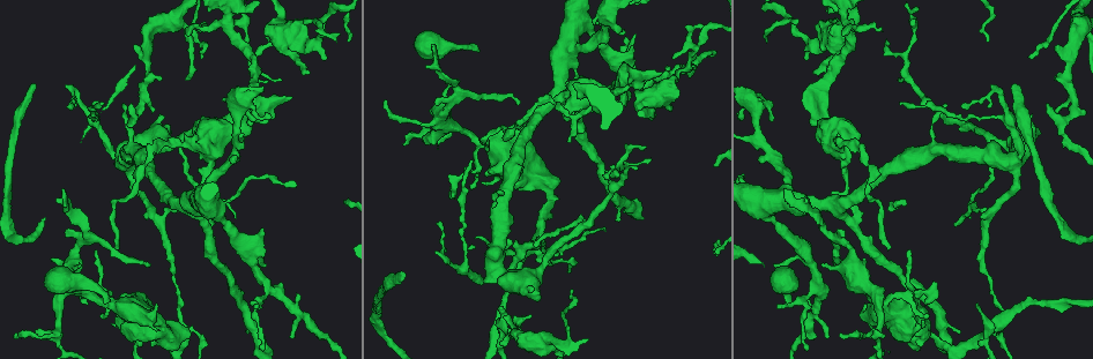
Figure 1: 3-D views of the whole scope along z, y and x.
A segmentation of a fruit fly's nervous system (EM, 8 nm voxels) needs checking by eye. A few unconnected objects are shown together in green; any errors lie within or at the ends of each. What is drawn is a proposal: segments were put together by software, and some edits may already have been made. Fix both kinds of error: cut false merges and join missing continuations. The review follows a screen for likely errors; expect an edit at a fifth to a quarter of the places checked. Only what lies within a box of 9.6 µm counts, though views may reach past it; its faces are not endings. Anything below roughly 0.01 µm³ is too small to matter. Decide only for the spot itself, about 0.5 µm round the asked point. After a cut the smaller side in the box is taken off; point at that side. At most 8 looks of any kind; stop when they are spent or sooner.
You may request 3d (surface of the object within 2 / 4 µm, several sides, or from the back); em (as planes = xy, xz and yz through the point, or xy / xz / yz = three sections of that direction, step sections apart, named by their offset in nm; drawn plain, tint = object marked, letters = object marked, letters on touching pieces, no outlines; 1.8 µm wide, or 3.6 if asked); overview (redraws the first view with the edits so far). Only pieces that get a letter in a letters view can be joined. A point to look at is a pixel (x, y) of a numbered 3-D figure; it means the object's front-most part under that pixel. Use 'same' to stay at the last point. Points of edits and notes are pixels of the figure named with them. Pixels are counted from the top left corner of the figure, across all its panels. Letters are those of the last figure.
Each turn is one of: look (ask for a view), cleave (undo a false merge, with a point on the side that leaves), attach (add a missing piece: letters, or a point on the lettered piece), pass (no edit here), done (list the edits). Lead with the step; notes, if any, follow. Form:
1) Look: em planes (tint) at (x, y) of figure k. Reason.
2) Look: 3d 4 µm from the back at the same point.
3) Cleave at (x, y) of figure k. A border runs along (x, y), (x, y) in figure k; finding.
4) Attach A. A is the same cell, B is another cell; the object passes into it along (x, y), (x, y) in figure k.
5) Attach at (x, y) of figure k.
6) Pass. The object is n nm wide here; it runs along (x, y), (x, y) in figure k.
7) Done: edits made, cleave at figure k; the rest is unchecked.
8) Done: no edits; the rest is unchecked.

Look: em xy step 4 (letters) at (289, 96) of figure 1. Branch stops here.

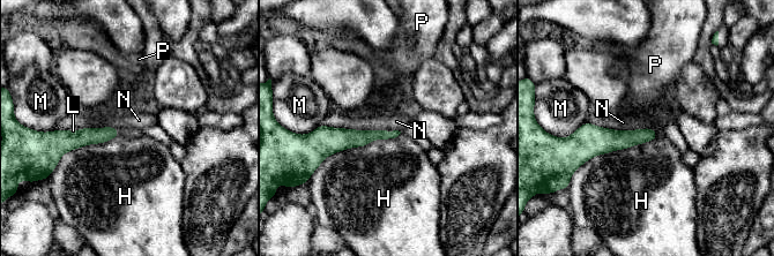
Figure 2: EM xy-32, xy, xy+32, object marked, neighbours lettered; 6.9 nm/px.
Look: em yz step 4 (letters) at the same point. Cut it another way.

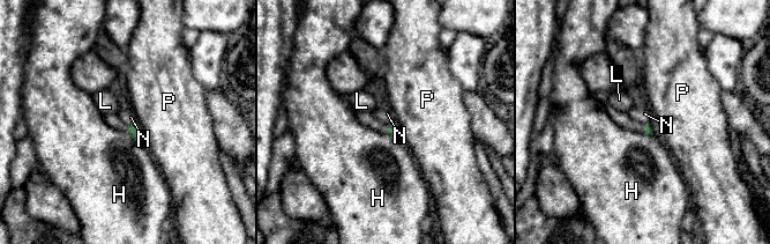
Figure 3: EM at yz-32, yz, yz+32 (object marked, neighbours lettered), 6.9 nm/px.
Pass. H, L, N and P are other cells; none of them fits.

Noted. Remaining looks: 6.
Look: 3d 2 µm at (151, 112) of figure 1. Branch stops here.

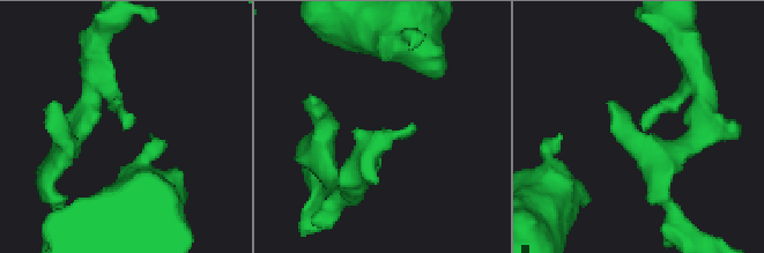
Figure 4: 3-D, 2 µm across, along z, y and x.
Look: em planes (letters) at (644, 127) of figure 4. Now the EM.

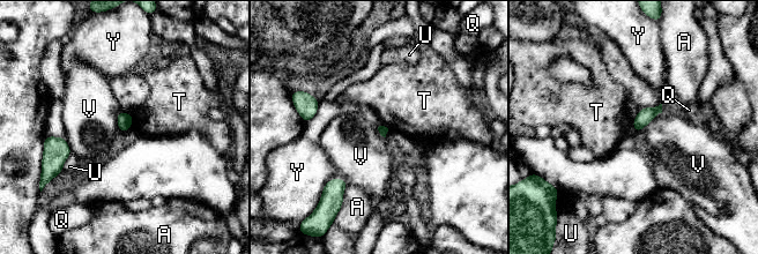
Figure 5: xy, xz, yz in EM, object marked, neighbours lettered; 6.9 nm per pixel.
Pass. A, Q, T, U, V and Y are other cells; a border runs along (121, 110), (117, 117), (120, 133) in figure 5; none of them fits.

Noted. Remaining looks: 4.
Look: em xy step 8 (letters) at (993, 89) of figure 1. Sharp bend.

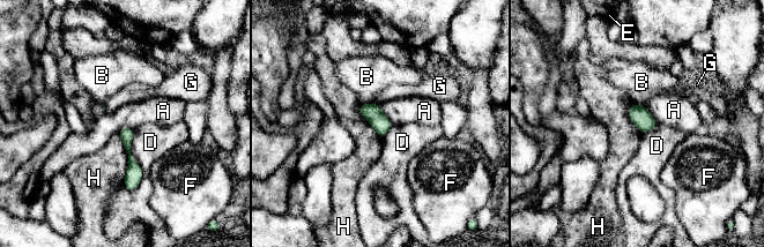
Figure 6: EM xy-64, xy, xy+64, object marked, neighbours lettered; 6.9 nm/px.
Pass. A, B, D, E, F, G and H are other cells; it runs along (124, 131), (132, 162), (131, 187) in figure 6; continuous, no second cell.

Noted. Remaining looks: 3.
Done: no edits; the rest is unchecked.

